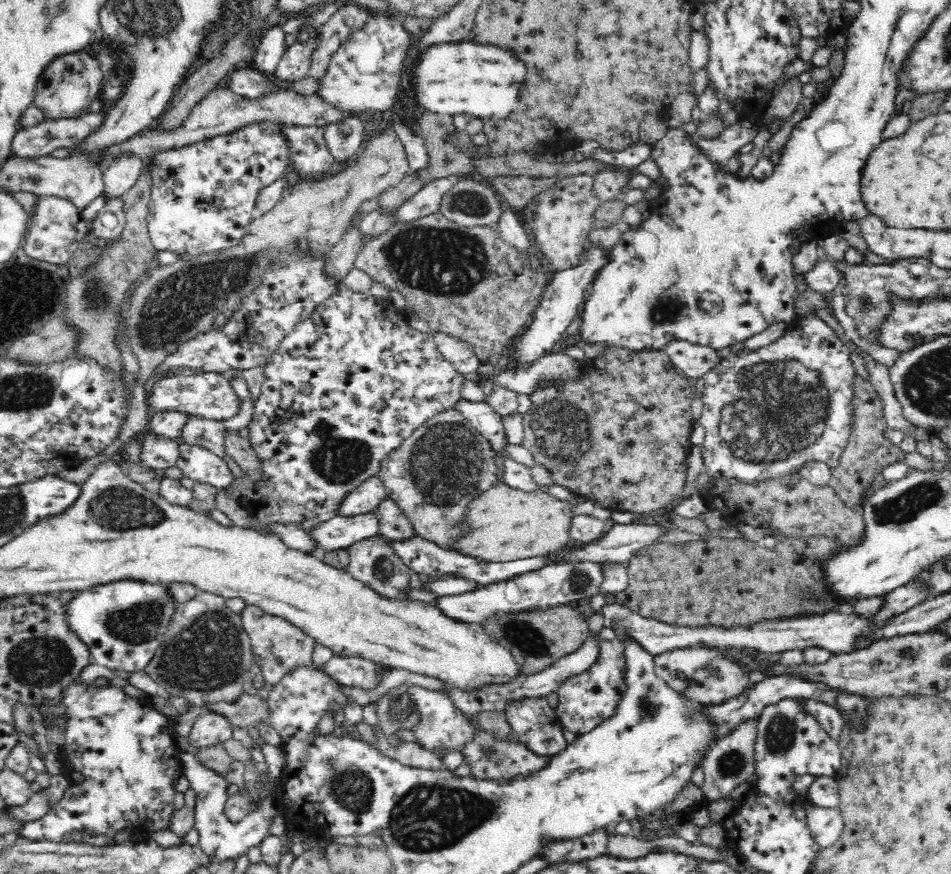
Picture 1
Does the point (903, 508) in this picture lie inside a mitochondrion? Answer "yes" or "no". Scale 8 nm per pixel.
yes

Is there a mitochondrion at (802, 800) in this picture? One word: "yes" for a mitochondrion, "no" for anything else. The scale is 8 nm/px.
no

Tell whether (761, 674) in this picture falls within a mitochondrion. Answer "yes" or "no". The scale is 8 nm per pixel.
no

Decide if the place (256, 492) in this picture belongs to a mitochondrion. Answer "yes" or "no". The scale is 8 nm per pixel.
no

